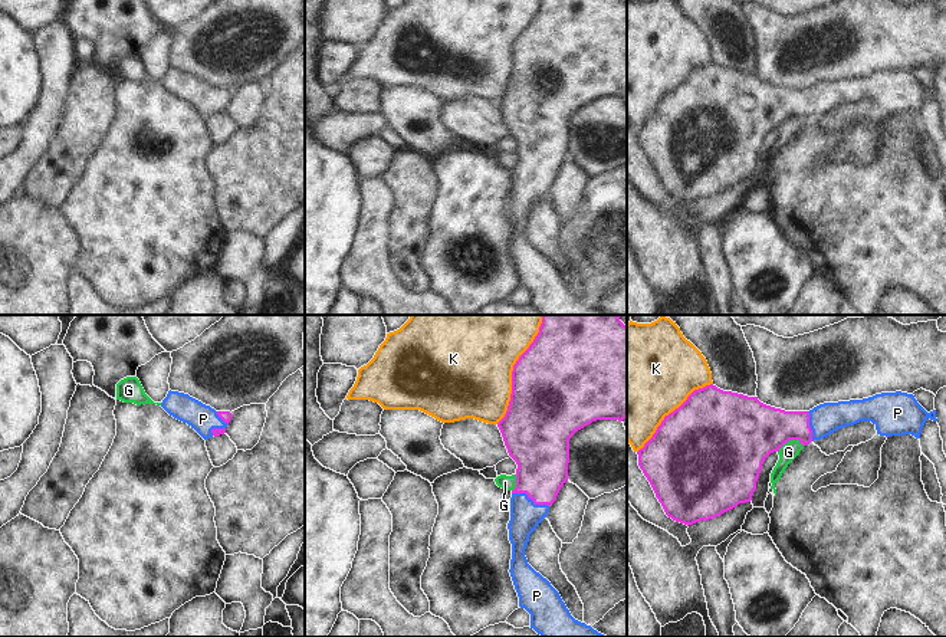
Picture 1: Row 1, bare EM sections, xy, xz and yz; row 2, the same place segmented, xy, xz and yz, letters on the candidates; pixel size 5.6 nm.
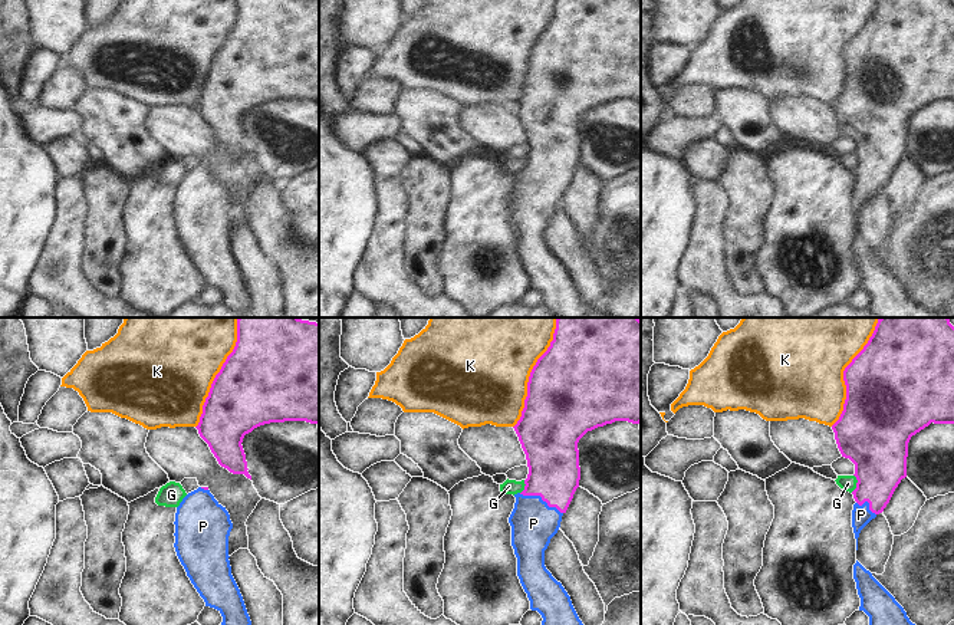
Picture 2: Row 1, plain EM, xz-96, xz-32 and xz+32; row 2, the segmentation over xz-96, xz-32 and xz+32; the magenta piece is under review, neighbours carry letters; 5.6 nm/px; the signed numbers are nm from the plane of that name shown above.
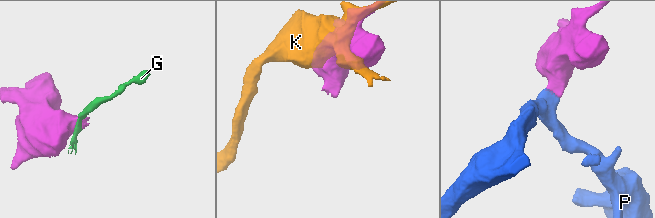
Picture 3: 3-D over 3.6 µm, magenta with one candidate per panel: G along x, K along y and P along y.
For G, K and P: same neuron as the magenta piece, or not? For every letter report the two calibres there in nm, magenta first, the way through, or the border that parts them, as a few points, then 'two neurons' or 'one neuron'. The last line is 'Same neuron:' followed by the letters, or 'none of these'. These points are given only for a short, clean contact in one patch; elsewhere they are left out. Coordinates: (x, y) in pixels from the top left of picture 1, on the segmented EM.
G: 360/100 nm | along yz (802, 445), (797, 440), (788, 440), (778, 452) | two neurons
K: 500/480 nm | two neurons
P: 300/170 nm | across xz (542, 455), (542, 470), (531, 498), (525, 515) | one neuron
Same neuron: P

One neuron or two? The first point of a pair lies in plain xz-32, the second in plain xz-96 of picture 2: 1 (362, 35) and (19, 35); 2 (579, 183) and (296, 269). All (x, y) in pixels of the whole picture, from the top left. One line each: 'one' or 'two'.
1: two
2: one

